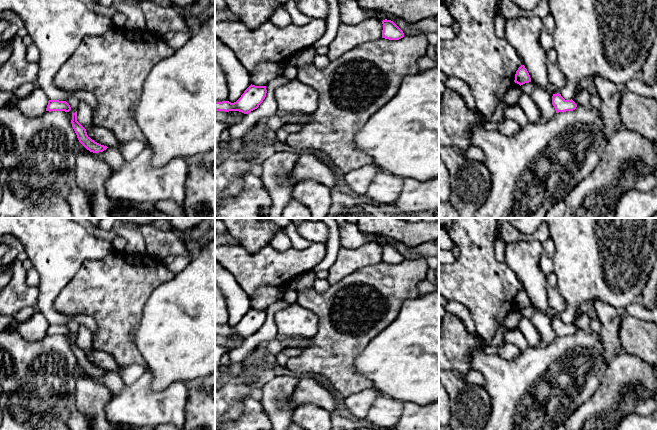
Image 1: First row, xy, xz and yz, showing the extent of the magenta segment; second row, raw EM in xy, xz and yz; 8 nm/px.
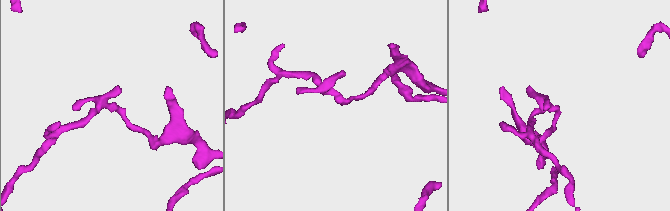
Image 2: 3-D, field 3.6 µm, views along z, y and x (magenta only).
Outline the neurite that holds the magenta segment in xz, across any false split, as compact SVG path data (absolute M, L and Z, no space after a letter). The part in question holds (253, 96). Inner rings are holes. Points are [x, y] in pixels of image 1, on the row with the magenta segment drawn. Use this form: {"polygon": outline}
{"polygon": "M251 84L236 102L215 102L215 111L239 111L248 114L259 107L265 99L266 93L266 86L255 86Z"}

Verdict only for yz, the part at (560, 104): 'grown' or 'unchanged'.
unchanged

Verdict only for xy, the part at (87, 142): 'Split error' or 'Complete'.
Complete

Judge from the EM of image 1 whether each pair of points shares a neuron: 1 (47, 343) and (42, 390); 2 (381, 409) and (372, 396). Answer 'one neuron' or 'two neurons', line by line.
1: one neuron
2: two neurons

